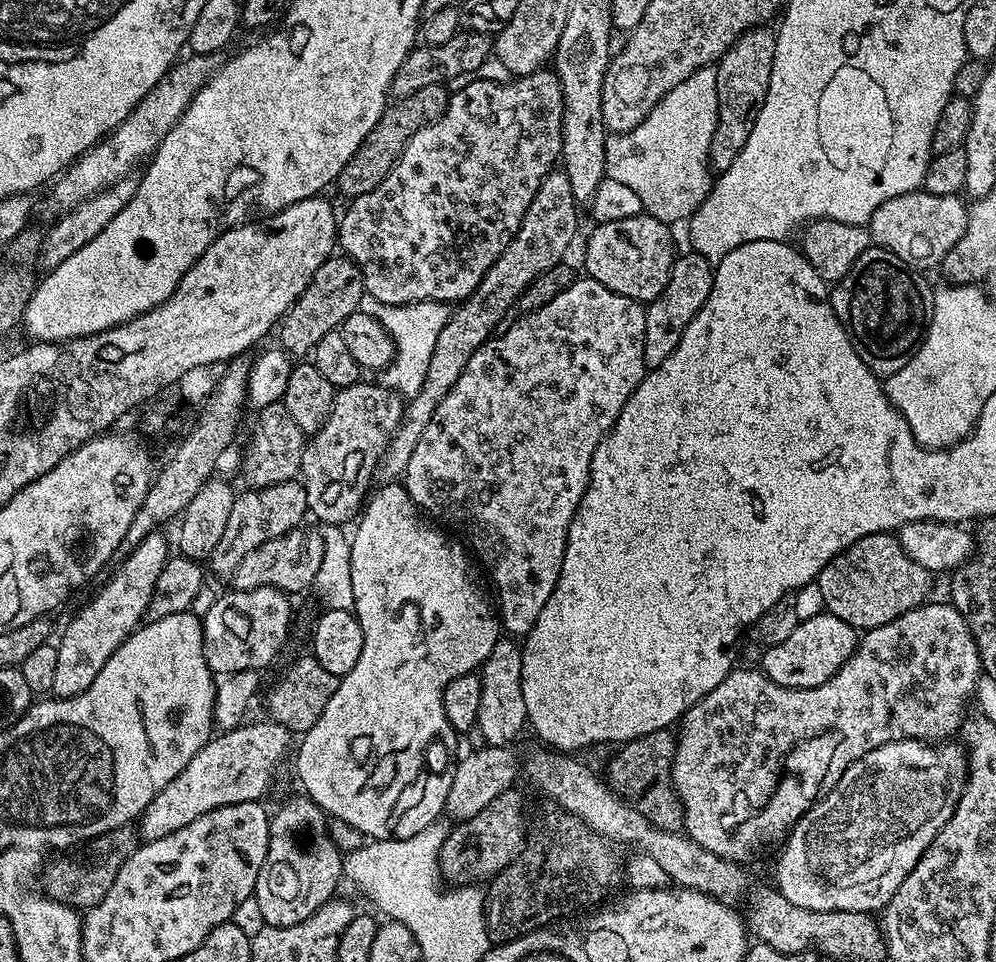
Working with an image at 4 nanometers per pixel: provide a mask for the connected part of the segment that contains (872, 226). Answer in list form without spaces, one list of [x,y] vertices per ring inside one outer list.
[[[923,190],[890,198],[874,210],[866,227],[870,240],[877,248],[884,248],[890,254],[902,258],[909,268],[925,270],[943,265],[946,254],[954,250],[958,238],[968,225],[968,208],[960,196],[939,196]]]

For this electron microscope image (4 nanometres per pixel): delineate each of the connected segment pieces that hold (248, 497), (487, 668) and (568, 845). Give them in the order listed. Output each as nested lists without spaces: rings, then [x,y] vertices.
[[[299,479],[278,482],[265,488],[244,490],[241,496],[239,493],[230,506],[230,516],[226,518],[226,530],[223,531],[218,546],[214,546],[214,554],[210,561],[211,575],[213,572],[216,576],[230,578],[238,562],[242,562],[242,558],[246,558],[250,550],[258,550],[262,542],[270,542],[270,538],[278,538],[293,528],[301,527],[305,523],[304,516],[308,515],[306,490]]]
[[[501,638],[490,650],[490,656],[486,658],[478,669],[478,675],[482,684],[482,702],[478,706],[478,718],[476,719],[476,728],[485,745],[493,748],[503,748],[511,745],[512,739],[519,734],[528,724],[528,715],[526,714],[526,698],[522,698],[522,654],[521,645],[512,638]]]
[[[560,810],[555,814],[545,818],[544,825],[527,837],[516,858],[487,885],[484,917],[493,945],[539,932],[575,908],[591,909],[604,902],[599,900],[606,899],[619,880],[621,883],[622,864],[612,853],[613,845],[569,812]]]

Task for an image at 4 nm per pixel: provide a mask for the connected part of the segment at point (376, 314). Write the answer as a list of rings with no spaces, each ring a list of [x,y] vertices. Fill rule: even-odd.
[[[368,298],[363,301],[362,310],[366,315],[373,316],[386,330],[386,334],[390,334],[395,348],[391,362],[382,372],[384,387],[391,388],[401,398],[411,398],[418,394],[418,390],[422,390],[422,382],[426,382],[426,370],[430,370],[430,358],[434,355],[438,334],[442,334],[442,328],[448,321],[449,305],[433,300],[413,304],[383,304]]]

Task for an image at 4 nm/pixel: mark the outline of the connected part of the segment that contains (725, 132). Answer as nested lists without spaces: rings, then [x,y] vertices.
[[[771,27],[752,28],[742,33],[738,42],[734,42],[734,46],[730,46],[730,50],[726,50],[726,54],[722,54],[722,58],[714,65],[718,110],[714,138],[708,151],[708,162],[713,173],[719,174],[730,170],[734,158],[742,154],[746,138],[750,138],[750,130],[758,118],[758,110],[762,110],[762,102],[766,102],[766,90],[770,90],[775,42],[776,32]]]

